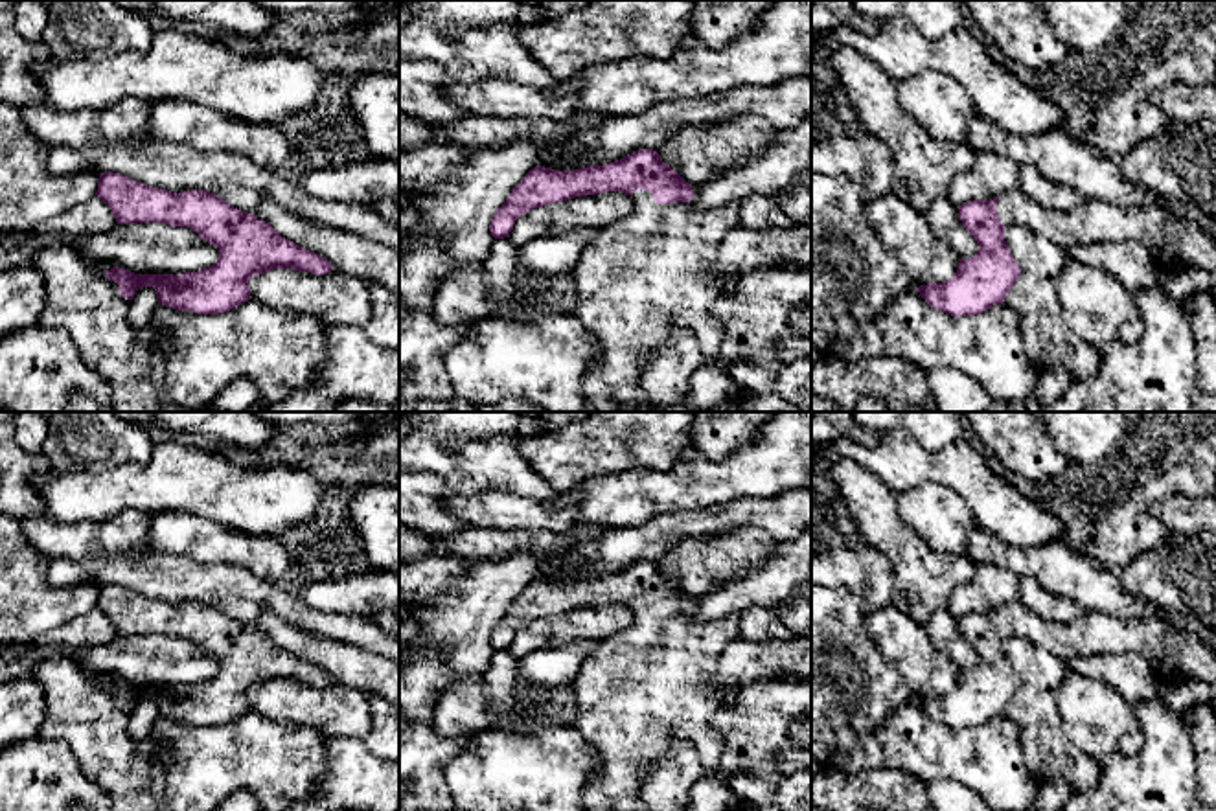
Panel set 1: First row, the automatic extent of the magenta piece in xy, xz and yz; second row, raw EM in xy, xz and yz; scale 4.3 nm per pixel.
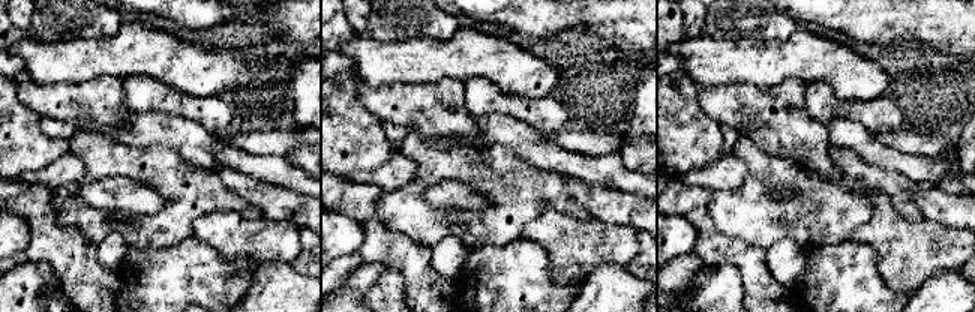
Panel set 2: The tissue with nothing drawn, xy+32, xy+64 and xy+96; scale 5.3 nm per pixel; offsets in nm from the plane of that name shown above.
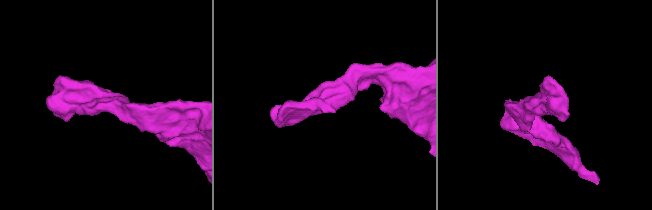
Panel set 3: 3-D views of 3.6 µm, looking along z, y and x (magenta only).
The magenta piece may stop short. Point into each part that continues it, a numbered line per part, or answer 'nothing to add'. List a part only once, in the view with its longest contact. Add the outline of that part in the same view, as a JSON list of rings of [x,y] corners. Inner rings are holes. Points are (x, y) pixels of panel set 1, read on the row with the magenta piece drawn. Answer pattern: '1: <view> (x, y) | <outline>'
1: xz (653, 271) | [[[637,189],[627,217],[600,230],[574,267],[576,309],[570,314],[594,335],[600,359],[583,377],[583,386],[600,412],[633,412],[640,375],[649,355],[662,348],[673,329],[690,329],[703,360],[716,359],[723,329],[714,303],[727,280],[717,270],[717,254],[728,232],[740,226],[740,204],[728,202],[699,210],[690,202],[657,204]]]

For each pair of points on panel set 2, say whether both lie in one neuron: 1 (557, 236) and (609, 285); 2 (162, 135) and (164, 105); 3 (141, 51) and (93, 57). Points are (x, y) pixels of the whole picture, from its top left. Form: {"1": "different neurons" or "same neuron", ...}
{"1": "different neurons", "2": "different neurons", "3": "same neuron"}

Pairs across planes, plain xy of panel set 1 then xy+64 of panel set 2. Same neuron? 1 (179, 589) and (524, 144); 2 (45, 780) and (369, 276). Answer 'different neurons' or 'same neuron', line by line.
1: same neuron
2: same neuron

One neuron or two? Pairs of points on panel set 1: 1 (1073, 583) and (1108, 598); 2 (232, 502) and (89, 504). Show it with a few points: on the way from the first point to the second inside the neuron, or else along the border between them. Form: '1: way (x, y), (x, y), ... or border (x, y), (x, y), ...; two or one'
1: way (1082, 583), (1099, 591); one
2: way (197, 491), (124, 491); one

